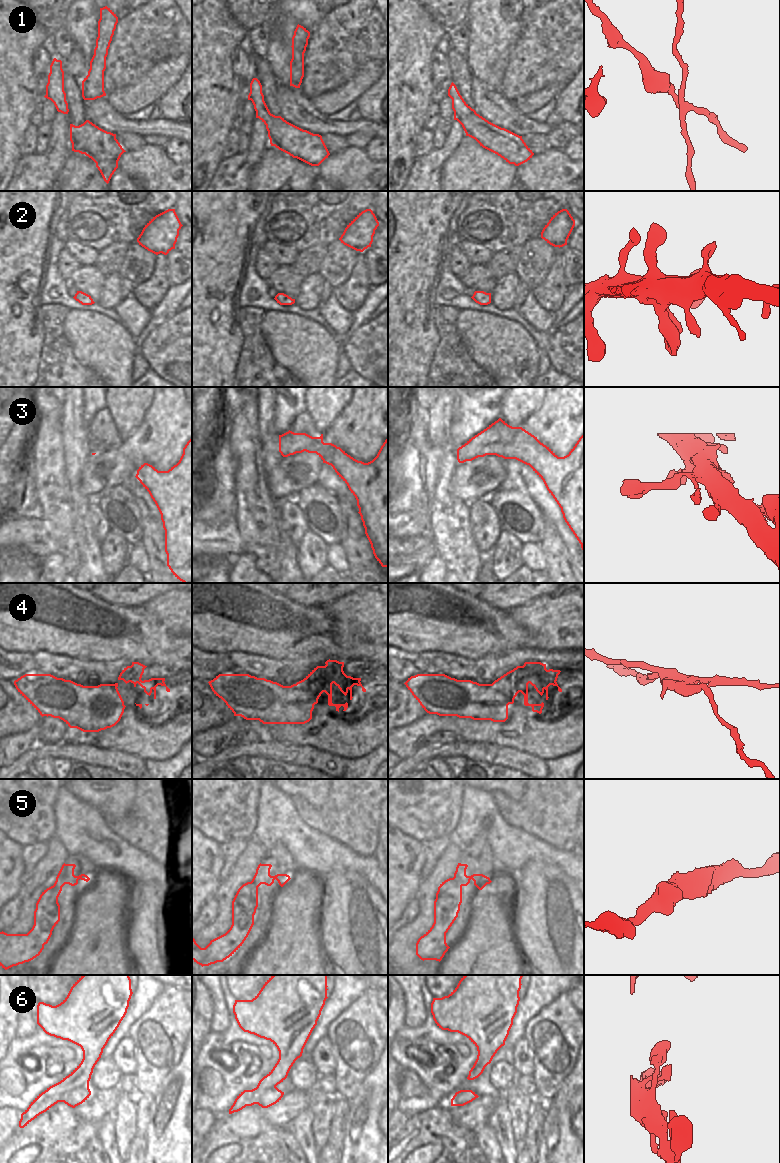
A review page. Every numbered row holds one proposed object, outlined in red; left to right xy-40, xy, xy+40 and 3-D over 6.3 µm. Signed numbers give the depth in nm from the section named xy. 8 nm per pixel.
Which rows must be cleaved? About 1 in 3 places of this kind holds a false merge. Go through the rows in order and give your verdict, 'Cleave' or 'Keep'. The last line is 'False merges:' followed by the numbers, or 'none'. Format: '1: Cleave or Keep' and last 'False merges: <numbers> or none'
1: Cleave
2: Keep
3: Cleave
4: Cleave
5: Keep
6: Keep
False merges: 1, 3, 4

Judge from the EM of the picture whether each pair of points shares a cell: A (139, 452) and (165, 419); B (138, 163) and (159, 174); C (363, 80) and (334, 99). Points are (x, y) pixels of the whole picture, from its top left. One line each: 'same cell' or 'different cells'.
A: same cell
B: same cell
C: same cell

